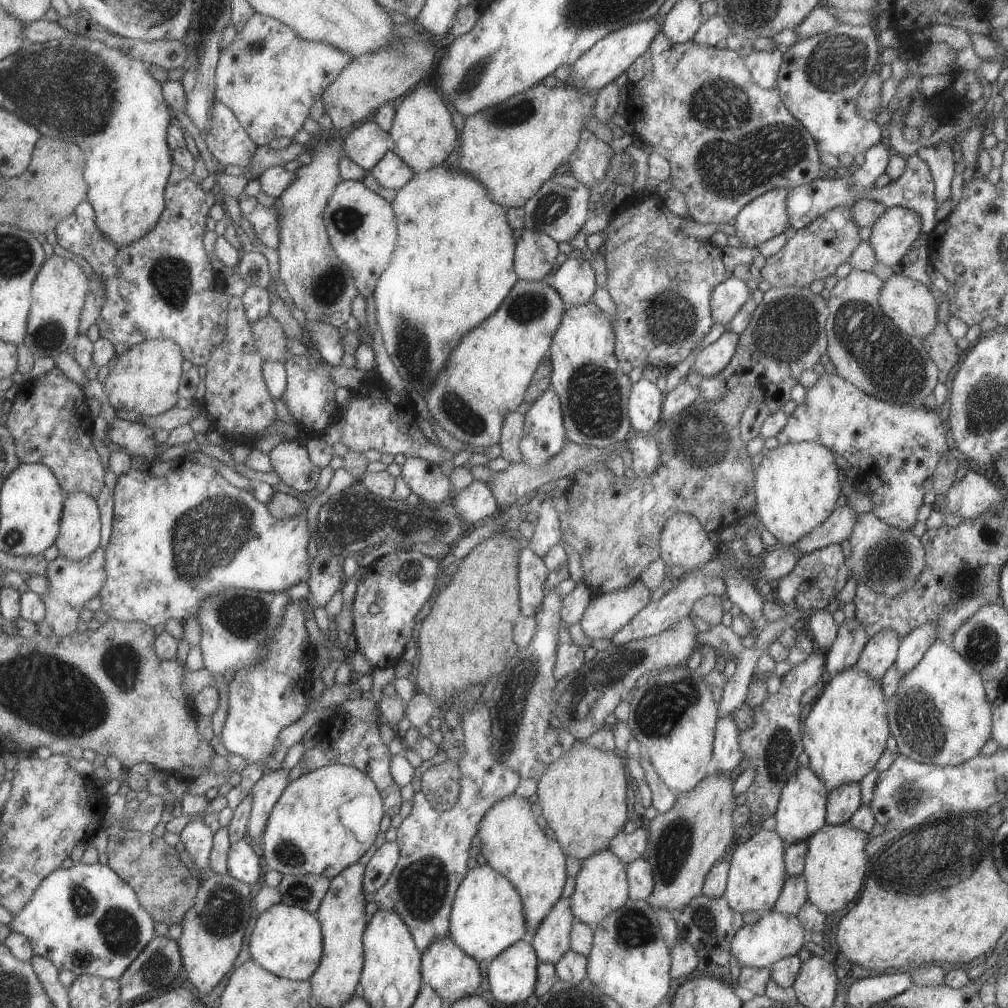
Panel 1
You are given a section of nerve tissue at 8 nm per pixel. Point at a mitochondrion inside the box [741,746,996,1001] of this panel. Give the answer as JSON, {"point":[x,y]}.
{"point":[942,856]}

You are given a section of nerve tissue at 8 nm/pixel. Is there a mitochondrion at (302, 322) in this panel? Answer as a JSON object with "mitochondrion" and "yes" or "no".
{"mitochondrion":"no"}

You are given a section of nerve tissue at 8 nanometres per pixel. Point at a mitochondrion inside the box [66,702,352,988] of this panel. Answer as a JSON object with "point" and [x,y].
{"point":[120,930]}

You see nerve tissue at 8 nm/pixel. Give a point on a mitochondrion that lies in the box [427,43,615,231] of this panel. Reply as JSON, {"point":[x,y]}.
{"point":[550,207]}

